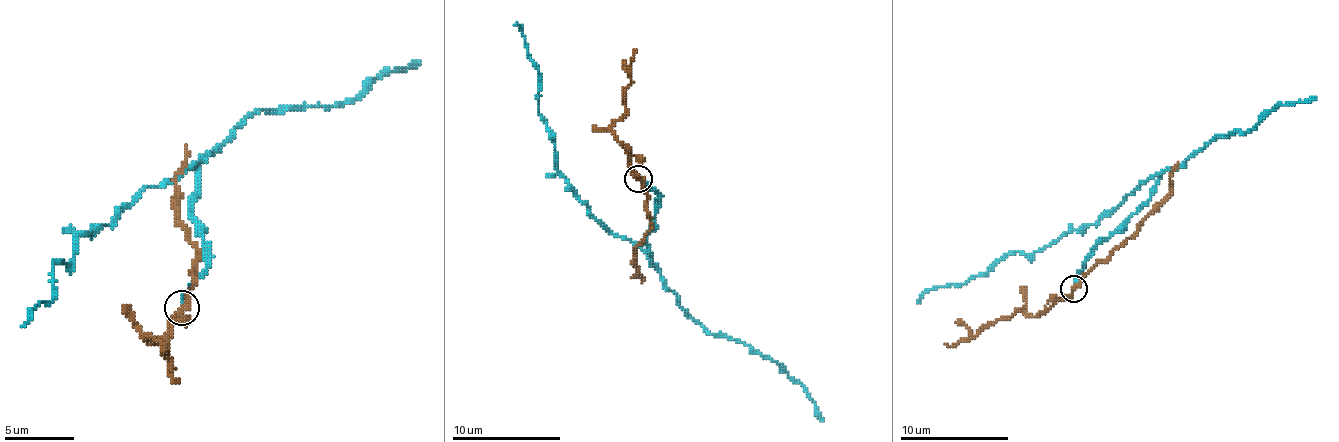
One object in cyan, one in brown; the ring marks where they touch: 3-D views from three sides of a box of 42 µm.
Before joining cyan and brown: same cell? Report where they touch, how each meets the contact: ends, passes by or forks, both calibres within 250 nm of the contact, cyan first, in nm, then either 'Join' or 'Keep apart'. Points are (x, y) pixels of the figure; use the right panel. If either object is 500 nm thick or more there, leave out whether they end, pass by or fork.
Place: (1074, 289). At the ring cyan ends. At the ring brown passes by. Thickness 120 nm (cyan) against 220 nm. Keep apart

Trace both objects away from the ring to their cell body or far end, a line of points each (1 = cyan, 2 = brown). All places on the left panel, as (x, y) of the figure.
1: (182, 305), (207, 260), (193, 215), (193, 166), (77, 239), (67, 263), (53, 267), (53, 298), (25, 326)
2: (182, 309), (193, 284), (196, 246), (179, 222), (175, 183), (186, 145)

